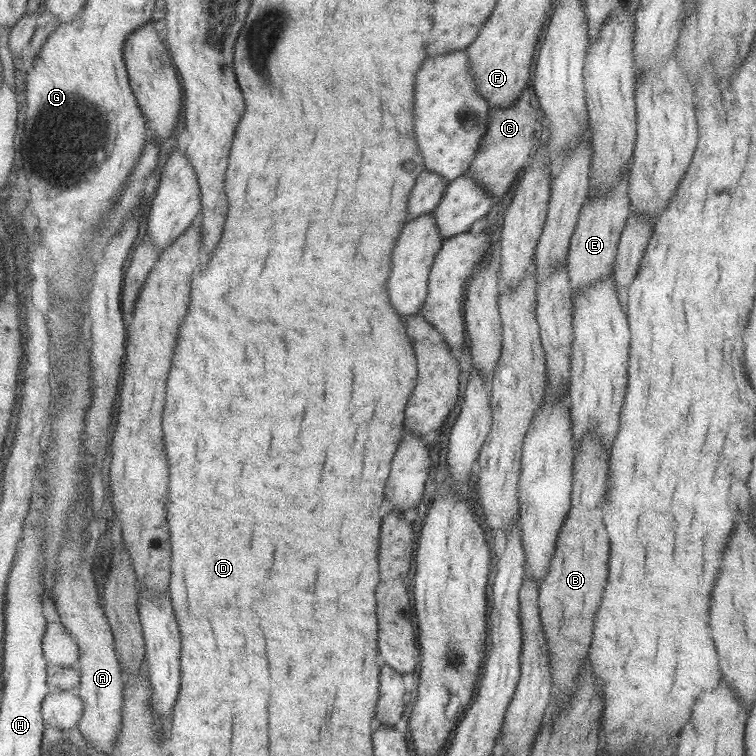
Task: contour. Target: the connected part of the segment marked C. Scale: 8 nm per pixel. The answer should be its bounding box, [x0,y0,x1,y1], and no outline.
[467,92,536,198]

